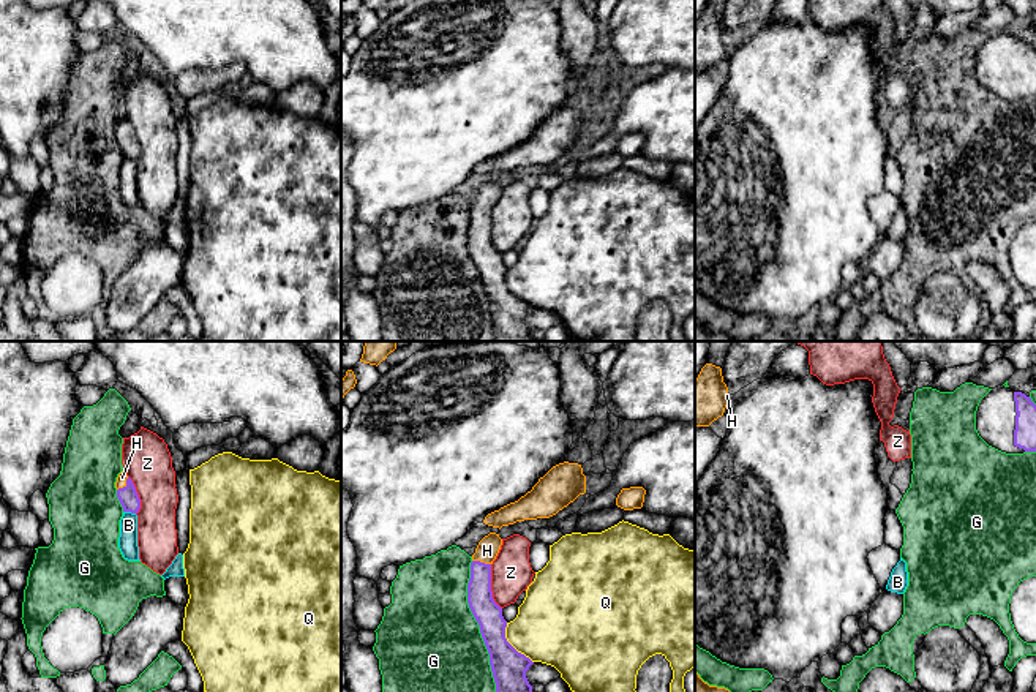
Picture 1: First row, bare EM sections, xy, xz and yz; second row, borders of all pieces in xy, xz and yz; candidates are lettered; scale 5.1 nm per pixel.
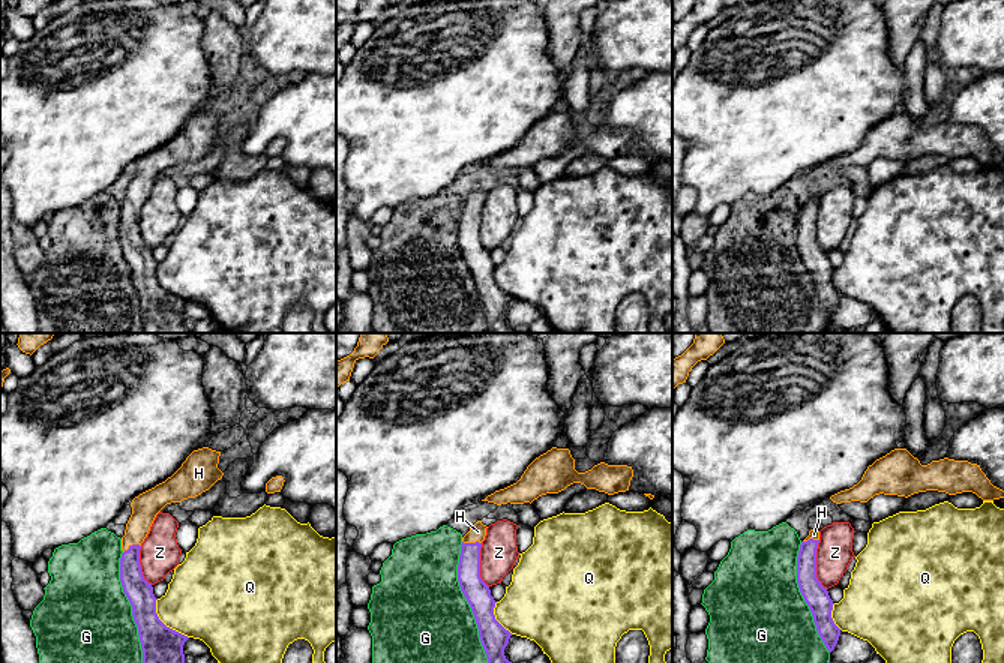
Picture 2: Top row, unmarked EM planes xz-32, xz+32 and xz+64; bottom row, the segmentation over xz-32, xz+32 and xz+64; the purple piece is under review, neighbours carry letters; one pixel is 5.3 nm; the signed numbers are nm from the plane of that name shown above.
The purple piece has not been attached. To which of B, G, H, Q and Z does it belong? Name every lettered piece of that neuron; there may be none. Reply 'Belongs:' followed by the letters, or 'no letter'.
Belongs: H

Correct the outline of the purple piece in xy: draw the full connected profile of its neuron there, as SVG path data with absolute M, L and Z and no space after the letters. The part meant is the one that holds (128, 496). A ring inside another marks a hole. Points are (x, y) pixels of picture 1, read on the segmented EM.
M122 471L115 482L117 498L123 507L123 512L137 513L141 509L141 499L133 480Z

